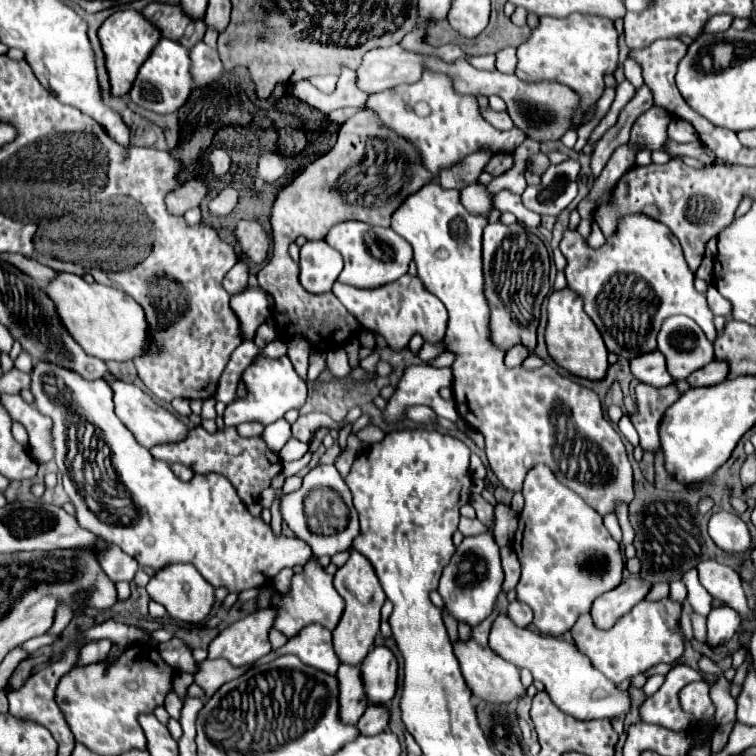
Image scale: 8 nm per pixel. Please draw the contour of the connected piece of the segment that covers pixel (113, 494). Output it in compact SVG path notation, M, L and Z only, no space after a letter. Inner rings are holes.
M44 362L36 364L30 378L36 408L54 422L54 460L58 464L64 490L76 506L78 522L104 540L118 544L142 568L154 568L158 572L174 562L190 562L214 588L224 586L228 592L242 592L270 584L282 568L304 566L310 562L310 546L296 536L274 534L270 524L266 524L260 516L254 518L234 492L234 486L222 474L196 474L190 482L182 482L174 476L166 462L154 460L114 414L112 390L104 380L90 382L80 378L76 372Z

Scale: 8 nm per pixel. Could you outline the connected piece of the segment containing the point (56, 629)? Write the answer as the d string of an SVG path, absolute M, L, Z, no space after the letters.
M58 602L56 606L56 618L54 618L54 626L50 628L52 634L60 634L68 624L70 620L74 618L74 610L66 604L66 602Z

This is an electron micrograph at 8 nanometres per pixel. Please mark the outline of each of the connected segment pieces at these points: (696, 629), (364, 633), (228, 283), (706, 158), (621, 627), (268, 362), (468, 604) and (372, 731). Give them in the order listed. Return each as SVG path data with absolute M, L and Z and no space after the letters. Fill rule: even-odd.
M693 613L691 616L691 620L694 637L706 643L707 638L706 618L700 616L699 614Z
M356 550L350 552L348 562L336 570L334 574L334 588L344 598L344 614L336 626L334 634L334 648L342 664L362 664L370 648L374 646L374 638L380 630L380 608L386 600L386 594L374 574L372 564Z
M240 260L236 262L236 266L232 266L232 270L224 276L224 288L228 294L238 294L246 288L248 284L248 266Z
M698 140L687 144L668 142L668 150L672 152L672 156L686 155L700 160L704 164L711 164L716 159L715 154Z
M662 598L656 602L642 600L636 604L628 614L624 614L610 630L600 630L594 626L590 614L582 614L572 632L574 646L580 648L582 654L590 658L594 668L598 668L608 680L624 682L628 680L630 686L642 688L648 680L648 670L656 664L674 664L684 654L684 638L680 634L680 602ZM630 652L636 652L638 658L630 658ZM644 652L644 656L640 656Z
M258 356L250 368L242 374L242 382L246 384L246 396L238 398L234 404L226 406L224 424L238 426L242 422L260 422L264 426L284 418L288 410L300 409L306 402L306 384L296 374L288 356L280 358L266 358Z
M486 532L486 534L466 536L462 540L462 544L456 548L450 564L442 572L438 592L444 600L444 608L458 622L468 622L470 626L476 626L492 614L496 598L502 590L502 582L504 582L504 572L500 566L498 544L494 544L492 534Z
M368 704L364 716L360 718L360 722L356 724L360 728L362 734L366 736L376 736L380 734L382 730L386 730L388 726L388 720L390 720L390 710L382 704Z

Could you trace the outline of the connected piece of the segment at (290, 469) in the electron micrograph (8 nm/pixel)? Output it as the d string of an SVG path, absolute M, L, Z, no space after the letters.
M308 452L308 454L304 454L300 460L296 460L296 462L292 462L292 464L284 464L284 474L286 474L286 476L298 474L298 472L310 462L310 458L312 458L312 454Z

